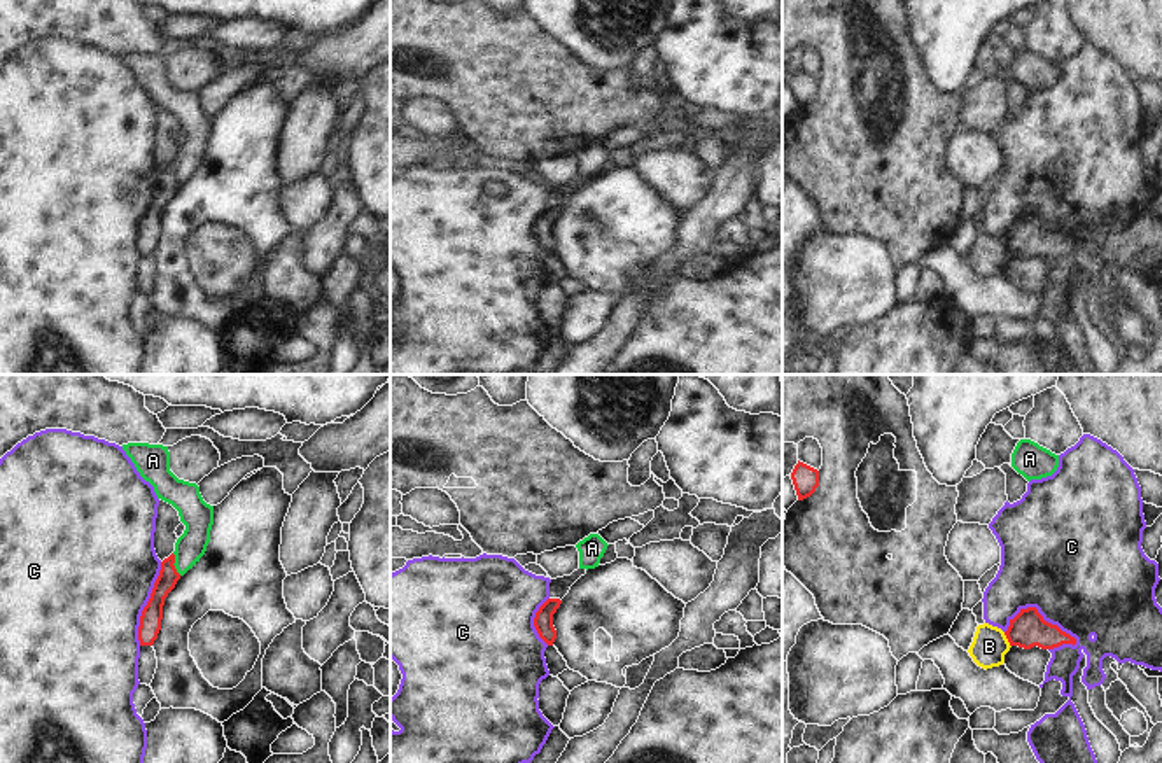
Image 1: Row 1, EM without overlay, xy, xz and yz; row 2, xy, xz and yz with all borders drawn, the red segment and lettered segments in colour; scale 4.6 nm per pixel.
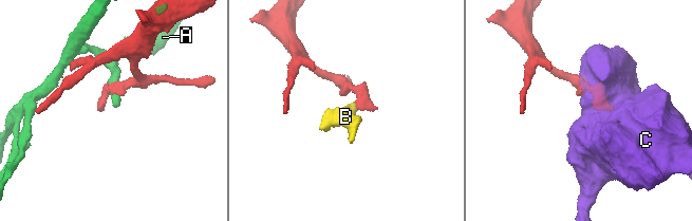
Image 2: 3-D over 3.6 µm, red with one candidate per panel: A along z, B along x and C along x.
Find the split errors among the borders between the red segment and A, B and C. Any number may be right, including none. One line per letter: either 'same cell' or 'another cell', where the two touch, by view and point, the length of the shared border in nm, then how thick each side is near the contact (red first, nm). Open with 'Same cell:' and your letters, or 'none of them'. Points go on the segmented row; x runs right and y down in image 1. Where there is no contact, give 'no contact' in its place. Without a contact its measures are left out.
Same cell: none of them
A: another cell; meets red in xy at (174, 562); contact 110 nm long; 90 nm thick on the red side, 150 nm on the other
B: another cell; meets red in yz at (1007, 637); contact 80 nm long; 170 nm thick on the red side, 160 nm on the other
C: another cell; meets red in yz at (1038, 613); contact 340 nm long; 170 nm thick on the red side, 480 nm on the other

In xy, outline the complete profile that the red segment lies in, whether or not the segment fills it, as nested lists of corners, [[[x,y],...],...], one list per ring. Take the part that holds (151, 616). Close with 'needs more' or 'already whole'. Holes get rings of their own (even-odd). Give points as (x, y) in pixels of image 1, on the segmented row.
[[[173,553],[161,562],[161,570],[154,583],[150,598],[140,616],[138,626],[140,646],[152,646],[154,640],[158,639],[158,634],[161,630],[164,598],[180,579],[180,574],[177,572],[173,564],[175,564]]] | already whole

